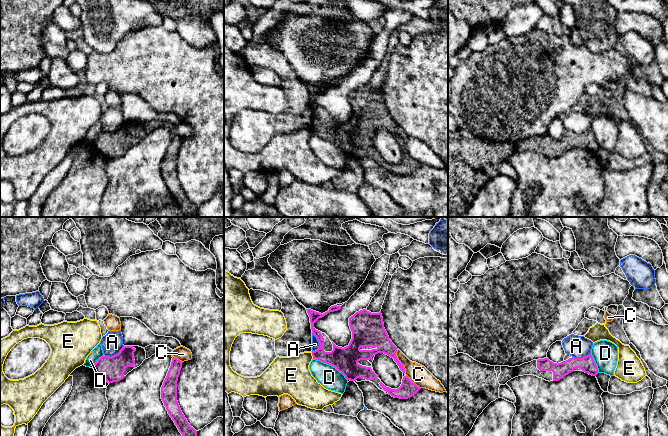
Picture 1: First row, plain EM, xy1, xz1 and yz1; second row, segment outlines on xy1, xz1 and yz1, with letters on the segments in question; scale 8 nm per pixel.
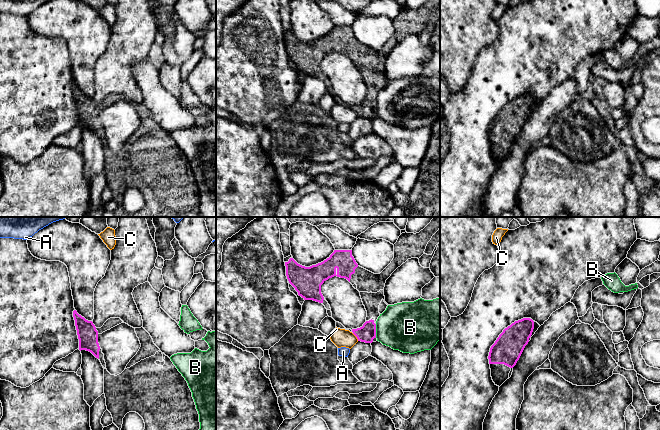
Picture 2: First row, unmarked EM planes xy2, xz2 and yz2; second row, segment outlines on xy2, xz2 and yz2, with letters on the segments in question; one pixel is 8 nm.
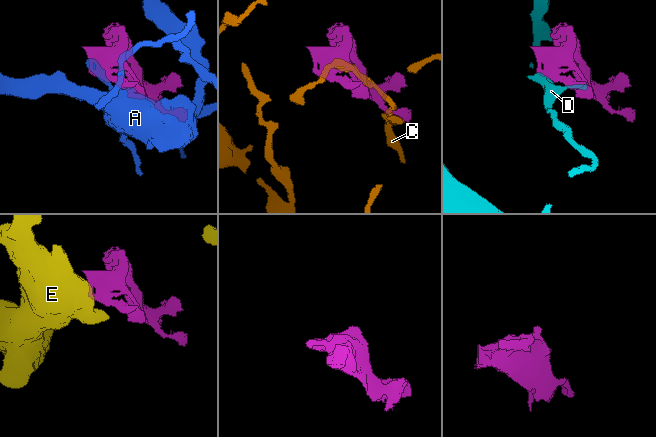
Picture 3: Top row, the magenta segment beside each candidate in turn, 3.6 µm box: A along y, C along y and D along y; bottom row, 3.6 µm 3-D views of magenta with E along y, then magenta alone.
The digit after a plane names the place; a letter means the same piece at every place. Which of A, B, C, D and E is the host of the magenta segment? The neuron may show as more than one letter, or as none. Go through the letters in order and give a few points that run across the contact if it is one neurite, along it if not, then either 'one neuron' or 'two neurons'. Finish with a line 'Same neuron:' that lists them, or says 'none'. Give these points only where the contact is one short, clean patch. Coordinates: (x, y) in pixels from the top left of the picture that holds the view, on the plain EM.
A: two neurons
B: line xz2 (375, 100), (376, 113); two neurons
C: two neurons
D: line xz1 (313, 134), (334, 142), (347, 156); two neurons
E: line xz1 (311, 128), (313, 134); two neurons
Same neuron: none

